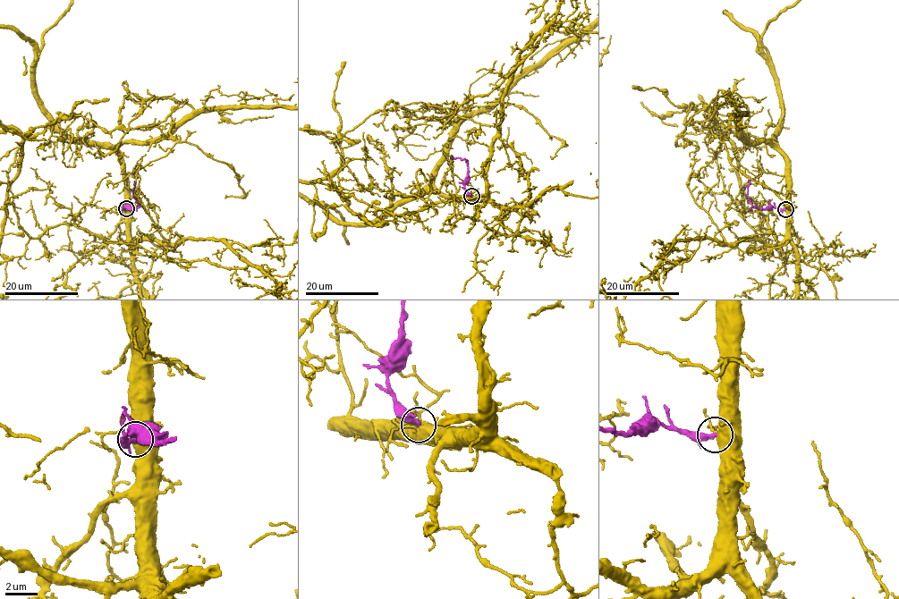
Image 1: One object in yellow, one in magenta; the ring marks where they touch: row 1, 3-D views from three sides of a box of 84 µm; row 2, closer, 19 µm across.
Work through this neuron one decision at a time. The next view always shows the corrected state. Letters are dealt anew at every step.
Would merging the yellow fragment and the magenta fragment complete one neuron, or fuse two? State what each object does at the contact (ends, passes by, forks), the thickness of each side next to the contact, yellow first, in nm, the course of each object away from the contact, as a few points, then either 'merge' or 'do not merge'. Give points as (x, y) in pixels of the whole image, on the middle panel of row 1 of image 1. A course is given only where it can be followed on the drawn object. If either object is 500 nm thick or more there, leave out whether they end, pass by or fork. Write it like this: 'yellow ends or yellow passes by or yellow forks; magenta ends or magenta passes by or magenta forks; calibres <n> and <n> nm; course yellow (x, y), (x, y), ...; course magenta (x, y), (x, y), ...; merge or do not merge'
yellow passes by; magenta ends; calibres 480 and 320 nm; course magenta (471, 196), (464, 187), (468, 161), (450, 157); do not merge

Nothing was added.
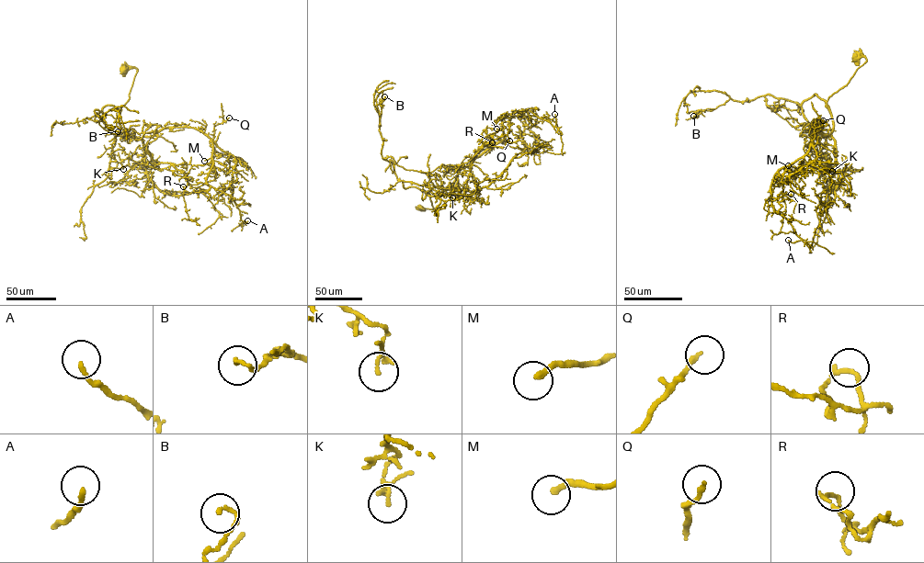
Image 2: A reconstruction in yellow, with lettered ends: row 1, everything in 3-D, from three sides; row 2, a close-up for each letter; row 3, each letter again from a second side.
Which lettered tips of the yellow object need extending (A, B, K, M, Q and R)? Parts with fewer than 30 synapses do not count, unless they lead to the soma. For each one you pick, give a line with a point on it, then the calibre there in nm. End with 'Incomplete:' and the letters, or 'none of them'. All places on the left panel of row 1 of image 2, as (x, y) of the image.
M: (204, 161) | 200 nm
Incomplete: M

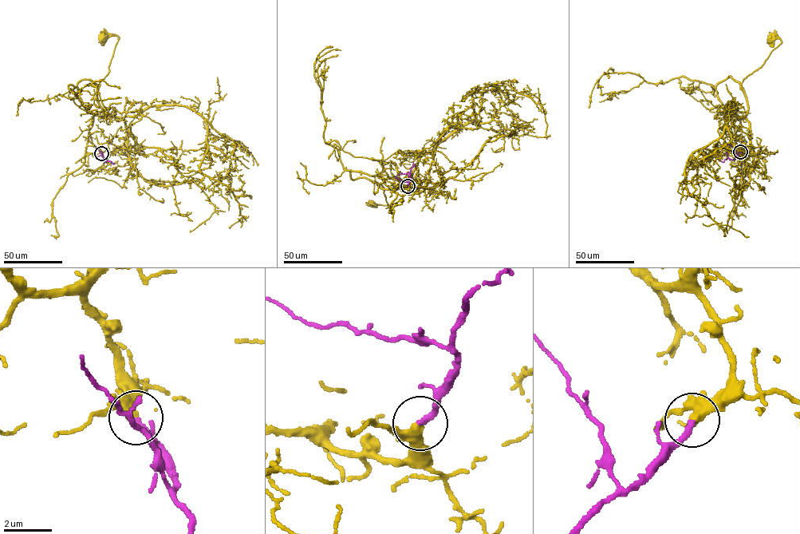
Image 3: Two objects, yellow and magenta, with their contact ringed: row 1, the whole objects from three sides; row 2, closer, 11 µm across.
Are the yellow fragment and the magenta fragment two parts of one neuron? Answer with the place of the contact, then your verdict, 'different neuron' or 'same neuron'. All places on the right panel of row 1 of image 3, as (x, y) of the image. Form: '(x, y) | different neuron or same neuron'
(740, 152) | same neuron

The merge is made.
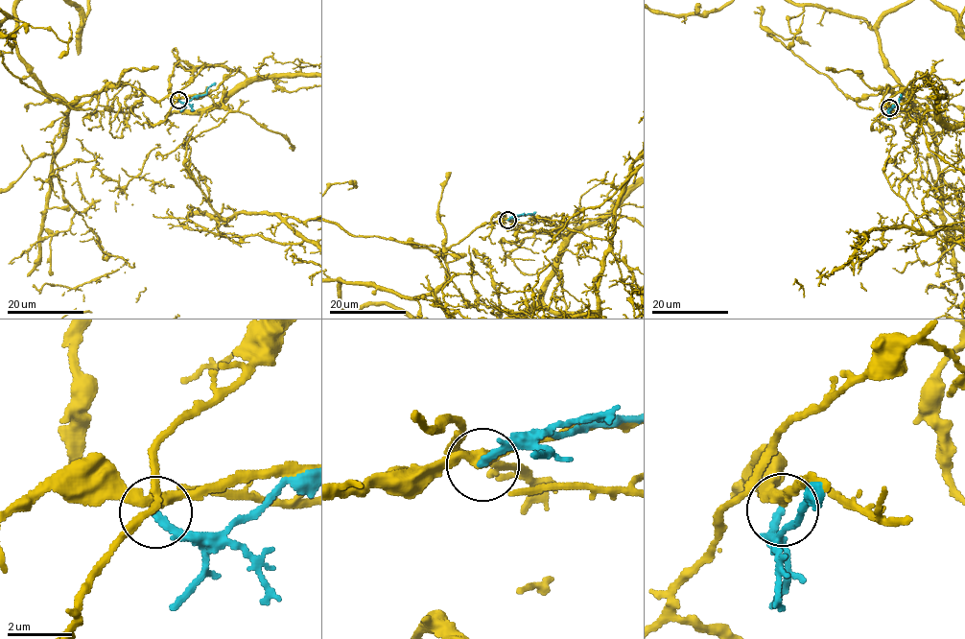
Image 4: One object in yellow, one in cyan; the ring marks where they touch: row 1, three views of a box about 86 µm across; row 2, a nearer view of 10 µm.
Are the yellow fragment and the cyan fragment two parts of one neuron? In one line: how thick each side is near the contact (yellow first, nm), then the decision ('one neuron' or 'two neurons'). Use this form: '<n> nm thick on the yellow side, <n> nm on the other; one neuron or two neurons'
260 nm thick on the yellow side, 240 nm on the other; two neurons

